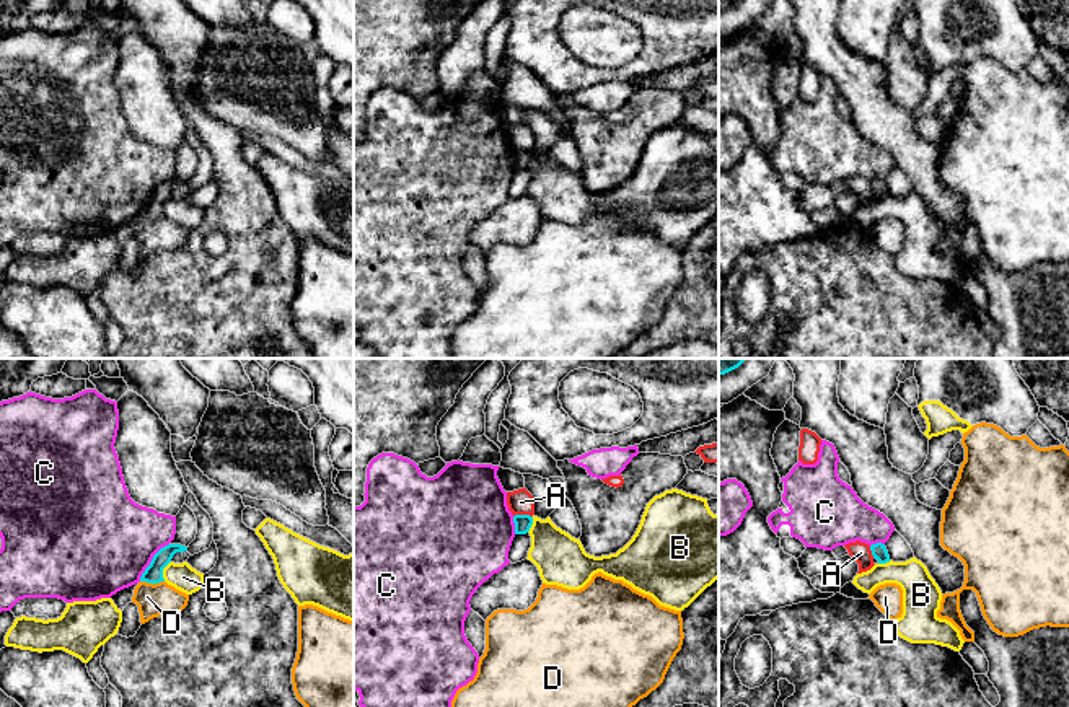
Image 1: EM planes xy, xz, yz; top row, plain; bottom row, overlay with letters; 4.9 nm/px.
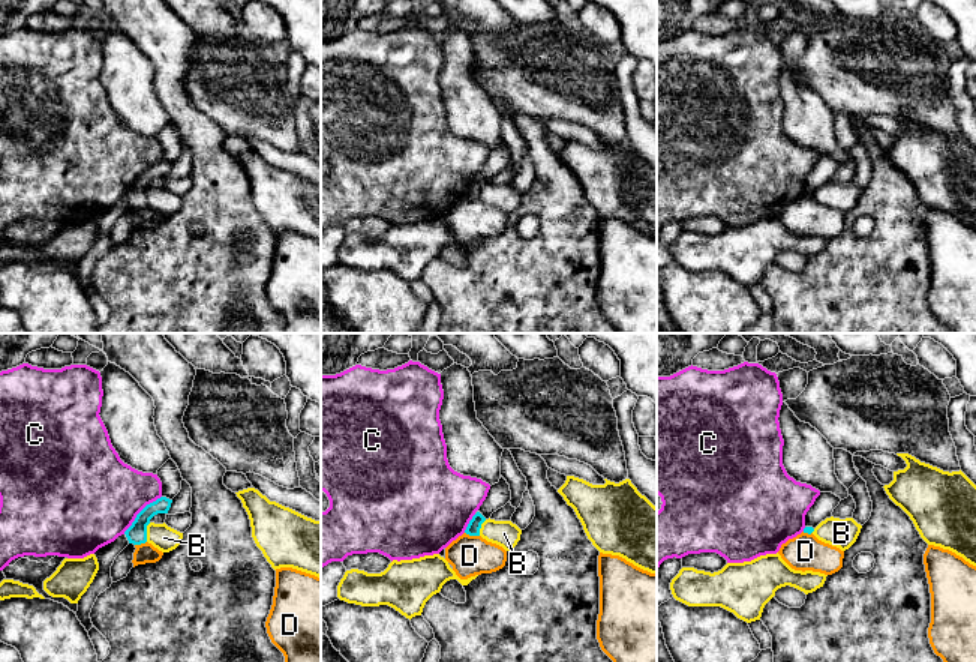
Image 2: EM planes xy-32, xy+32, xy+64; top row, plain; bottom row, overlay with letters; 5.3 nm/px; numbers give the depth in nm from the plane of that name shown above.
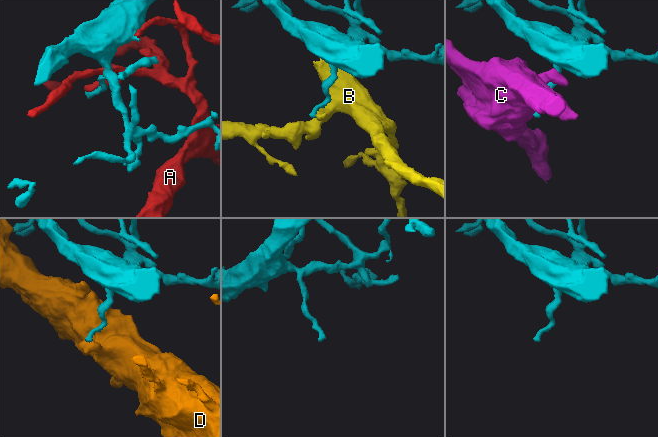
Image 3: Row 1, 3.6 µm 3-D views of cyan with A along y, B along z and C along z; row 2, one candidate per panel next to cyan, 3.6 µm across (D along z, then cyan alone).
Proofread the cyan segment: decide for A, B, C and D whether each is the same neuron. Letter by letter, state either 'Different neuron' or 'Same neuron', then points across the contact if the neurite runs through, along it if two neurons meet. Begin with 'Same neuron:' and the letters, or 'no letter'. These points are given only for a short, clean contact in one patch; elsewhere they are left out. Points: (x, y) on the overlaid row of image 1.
Same neuron: no letter
A: Different neuron
B: Different neuron. Boundary: xy (170, 561), (163, 569), (163, 580)
C: Different neuron
D: Different neuron

